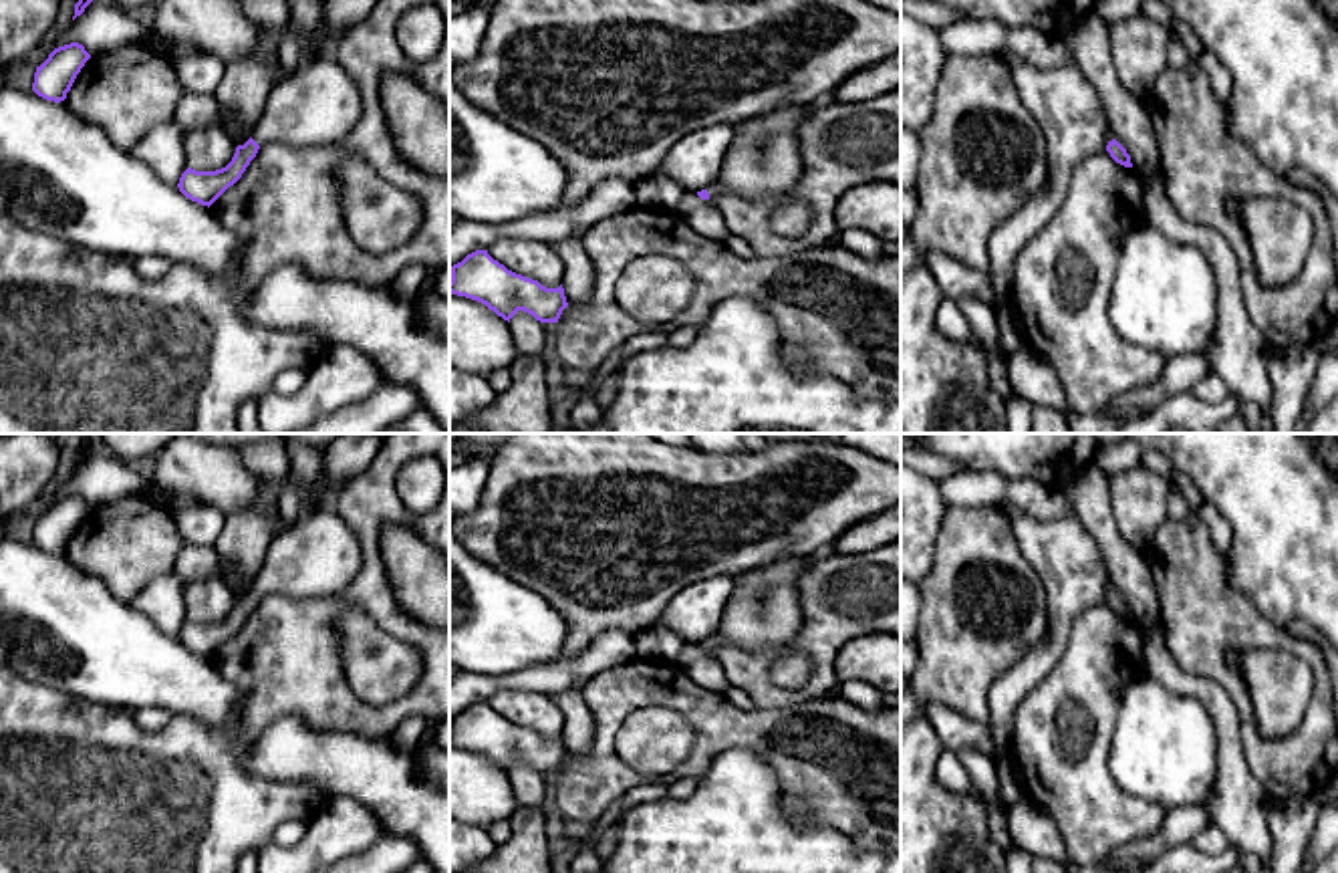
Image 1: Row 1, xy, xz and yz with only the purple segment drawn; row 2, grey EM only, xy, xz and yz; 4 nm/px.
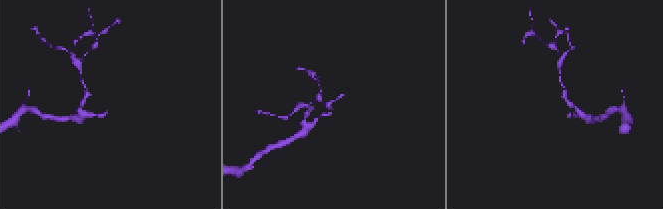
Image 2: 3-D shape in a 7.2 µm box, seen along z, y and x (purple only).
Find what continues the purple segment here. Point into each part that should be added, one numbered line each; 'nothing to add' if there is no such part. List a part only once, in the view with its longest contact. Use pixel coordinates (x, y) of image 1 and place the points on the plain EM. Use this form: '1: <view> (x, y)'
1: xz (764, 611)

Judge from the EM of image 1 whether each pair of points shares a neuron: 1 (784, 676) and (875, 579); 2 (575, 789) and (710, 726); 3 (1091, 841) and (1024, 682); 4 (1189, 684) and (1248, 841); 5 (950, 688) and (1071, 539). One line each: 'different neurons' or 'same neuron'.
1: different neurons
2: same neuron
3: different neurons
4: same neuron
5: different neurons

